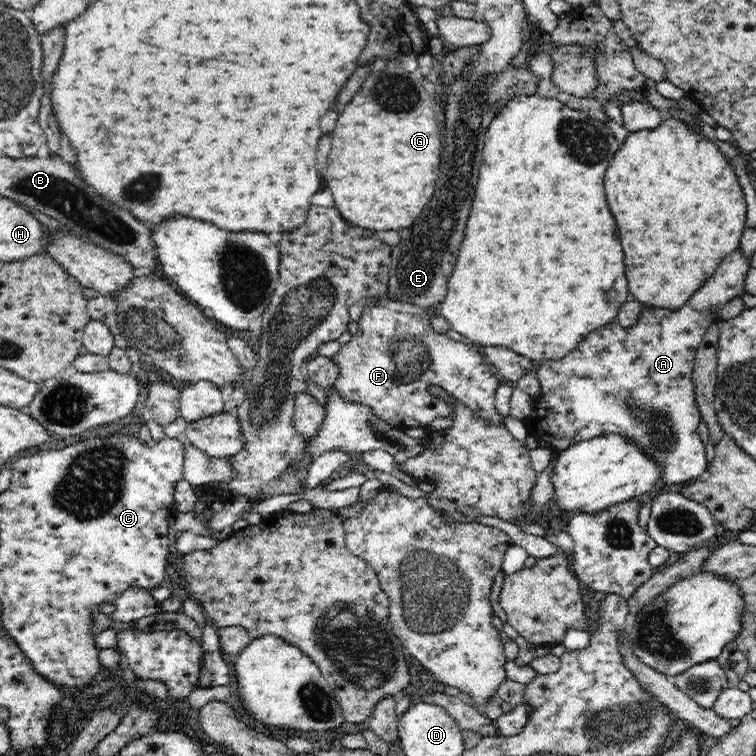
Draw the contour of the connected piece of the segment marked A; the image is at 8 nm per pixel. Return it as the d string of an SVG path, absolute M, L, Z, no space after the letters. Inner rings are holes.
M742 251L731 252L716 272L684 302L679 309L644 307L634 326L622 327L616 322L589 333L577 350L560 360L542 361L535 374L540 391L532 396L532 412L523 422L528 435L542 440L551 451L566 450L577 442L596 435L620 434L645 448L652 459L662 465L660 488L673 489L681 482L690 482L707 469L706 448L698 434L700 411L693 389L693 364L697 347L710 322L720 314L726 302L741 297L746 290L744 281L750 272L750 260Z

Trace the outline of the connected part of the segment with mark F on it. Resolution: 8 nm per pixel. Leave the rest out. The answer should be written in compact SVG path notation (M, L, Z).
M386 294L384 298L378 298L376 303L372 302L366 305L362 311L359 321L357 322L357 333L352 335L349 342L342 344L340 350L331 357L331 361L339 370L338 378L336 378L335 383L333 384L333 390L335 390L335 392L339 394L343 400L345 400L345 402L355 402L355 404L364 404L365 406L369 406L369 408L373 410L373 414L375 414L379 420L387 422L394 428L406 430L418 427L425 428L428 424L430 424L430 422L432 422L432 420L434 420L434 418L438 418L438 416L440 416L440 418L444 418L449 413L449 408L445 408L444 401L441 400L441 398L431 396L431 394L428 393L428 386L436 385L442 387L442 389L446 389L452 397L456 397L460 403L464 403L464 405L470 407L474 413L480 414L480 417L486 418L487 422L494 422L496 425L503 425L503 420L494 405L494 394L501 382L501 377L499 377L496 373L490 372L490 368L488 368L488 364L486 364L486 362L482 363L483 357L480 353L479 347L465 341L454 341L453 339L447 337L446 334L436 333L430 324L432 316L434 315L432 315L432 313L428 313L427 309L419 308L419 306L409 303L400 303L400 301L396 301L396 299L389 298L389 294Z

